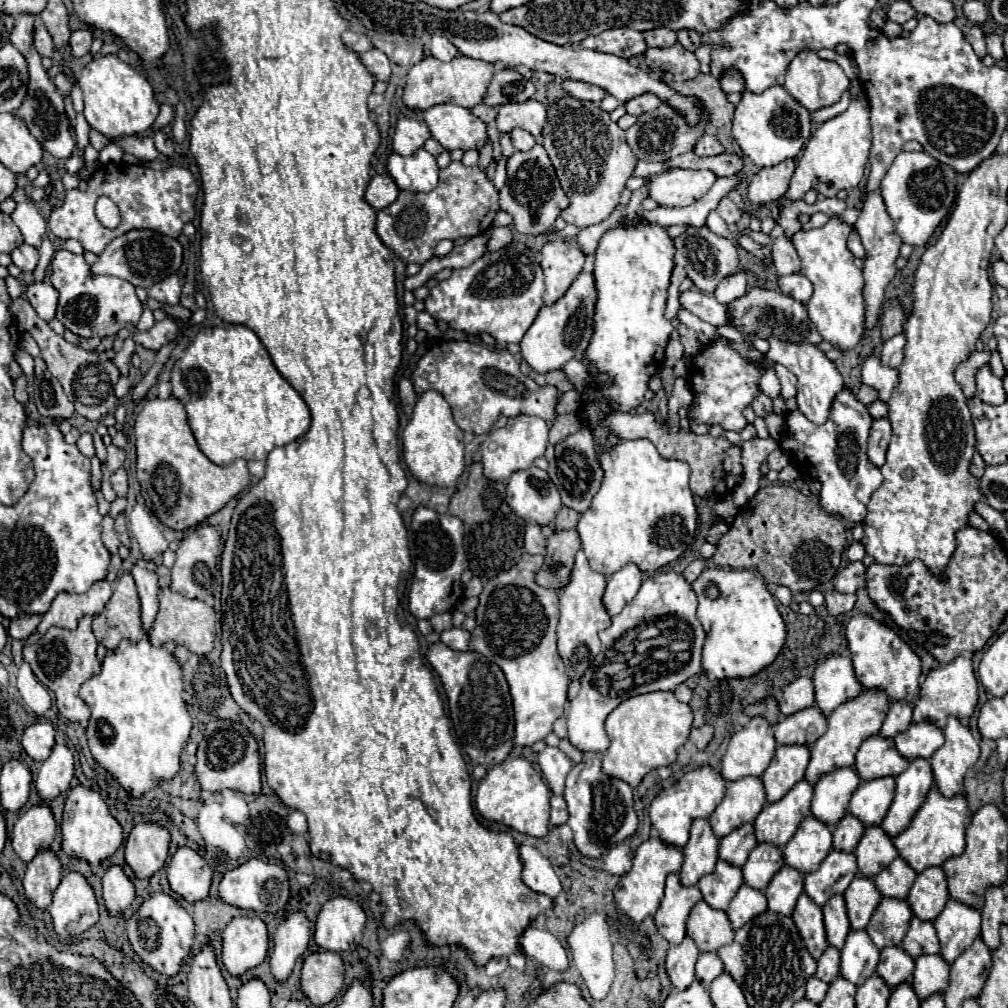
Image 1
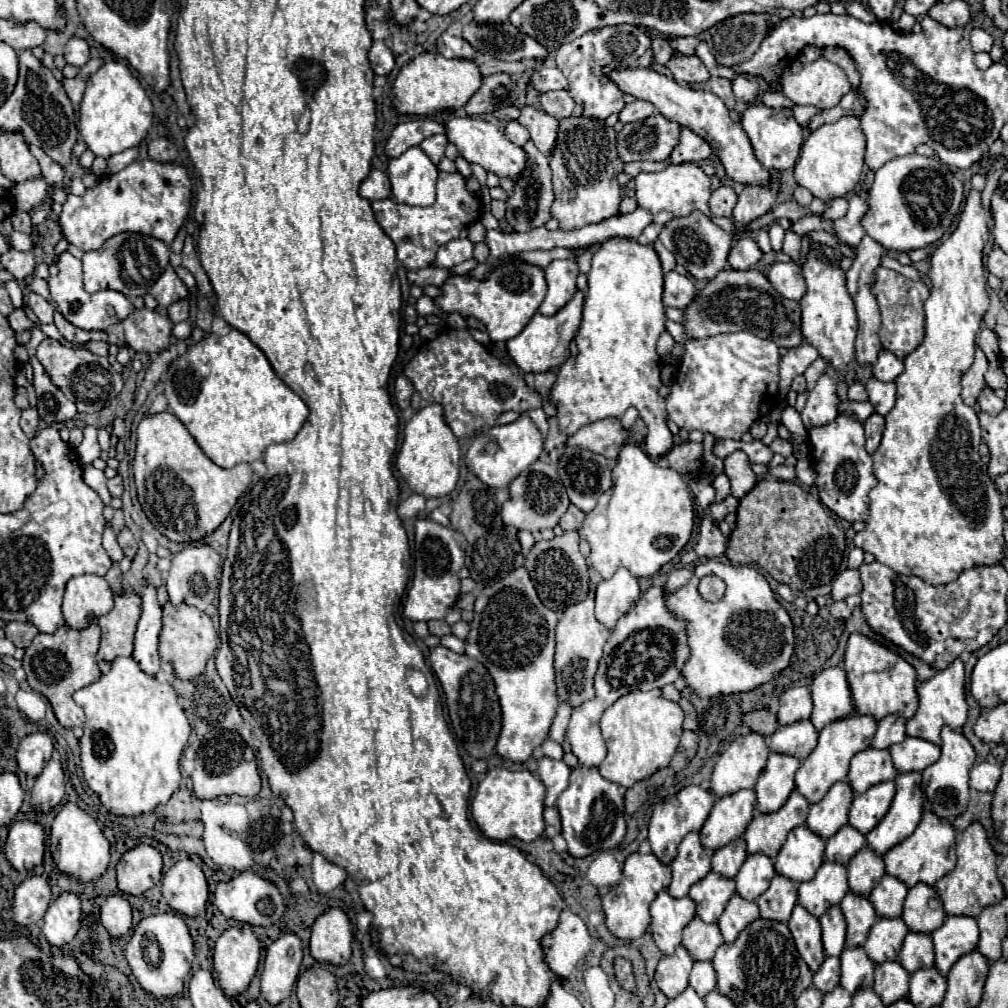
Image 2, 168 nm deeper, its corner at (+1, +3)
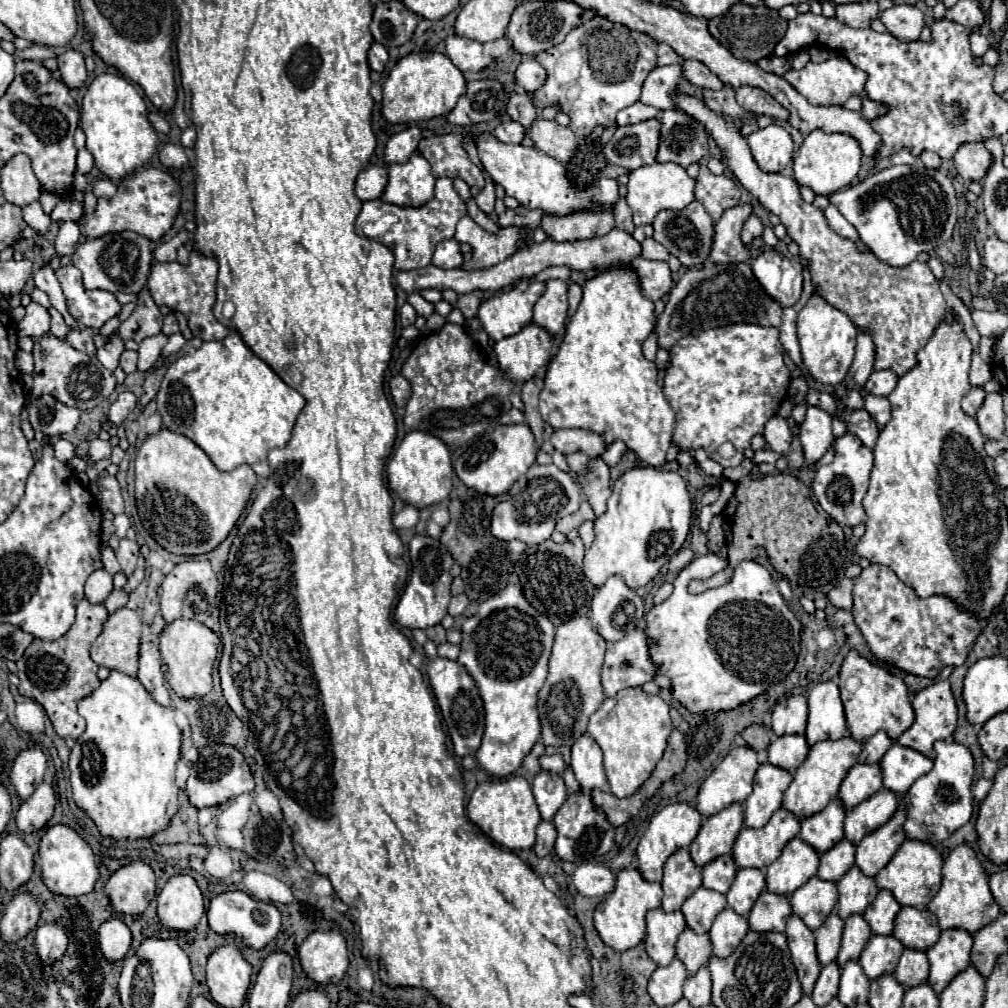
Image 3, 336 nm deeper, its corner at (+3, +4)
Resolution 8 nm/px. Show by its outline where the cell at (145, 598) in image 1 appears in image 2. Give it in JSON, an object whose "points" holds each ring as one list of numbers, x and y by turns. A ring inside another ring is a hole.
{"points":[[147,585,141,593,143,601,143,613,137,625,135,633,135,651,133,659,139,663,139,667,147,675,159,675,159,633,161,633,161,607,157,603,157,593,155,587]]}

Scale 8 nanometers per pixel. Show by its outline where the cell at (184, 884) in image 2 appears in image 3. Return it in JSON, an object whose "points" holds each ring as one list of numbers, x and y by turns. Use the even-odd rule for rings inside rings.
{"points":[[177,874,157,894,157,914,163,926,171,930,191,930,205,912,203,894,189,874]]}

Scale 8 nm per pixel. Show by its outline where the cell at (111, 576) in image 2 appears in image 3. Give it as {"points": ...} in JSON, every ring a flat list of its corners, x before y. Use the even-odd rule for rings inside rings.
{"points":[[123,588,113,590,113,592,109,594,109,598,105,600,105,608,107,608,109,612,115,612,117,608,121,608,121,606,127,604,127,598,129,598,129,594,127,594]]}

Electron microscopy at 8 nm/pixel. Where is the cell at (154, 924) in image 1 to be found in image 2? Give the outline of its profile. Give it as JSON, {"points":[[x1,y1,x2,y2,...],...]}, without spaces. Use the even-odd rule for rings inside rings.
{"points":[[167,911,161,915,151,915,141,919,131,935,125,951,127,963,131,967,133,977,141,985,143,991,157,997,159,1001,169,1001,171,997,183,991,185,979,189,977,191,963,193,963,193,939,181,915]]}

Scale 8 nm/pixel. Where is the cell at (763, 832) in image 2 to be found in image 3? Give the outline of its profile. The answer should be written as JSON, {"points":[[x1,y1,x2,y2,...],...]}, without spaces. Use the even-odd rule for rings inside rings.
{"points":[[779,808,771,820,763,826,763,828,743,828,735,840,735,846,733,846,733,858,735,858,735,864,739,868,747,868,747,866,769,866,779,854,781,850,785,848,785,844,795,838,799,834,799,818,789,812,787,808]]}

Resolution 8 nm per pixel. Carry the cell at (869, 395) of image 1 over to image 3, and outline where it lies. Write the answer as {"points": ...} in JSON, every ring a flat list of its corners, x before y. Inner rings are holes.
{"points":[[849,390,849,394,845,398,841,398,841,402,845,406,851,406,851,408,863,408,863,396,861,396,861,390]]}

